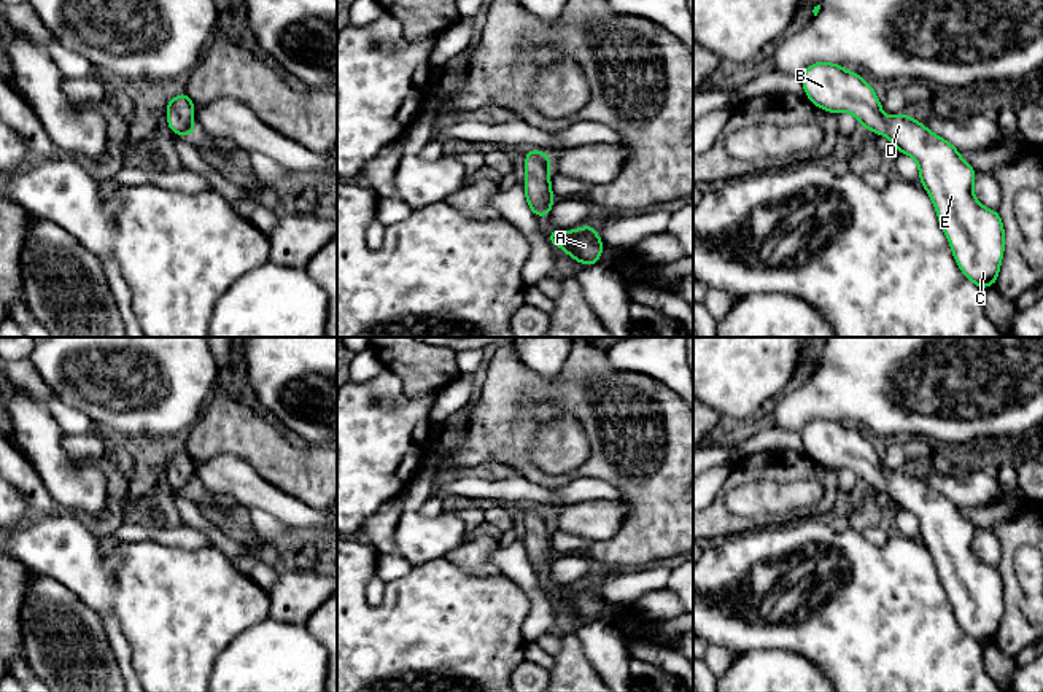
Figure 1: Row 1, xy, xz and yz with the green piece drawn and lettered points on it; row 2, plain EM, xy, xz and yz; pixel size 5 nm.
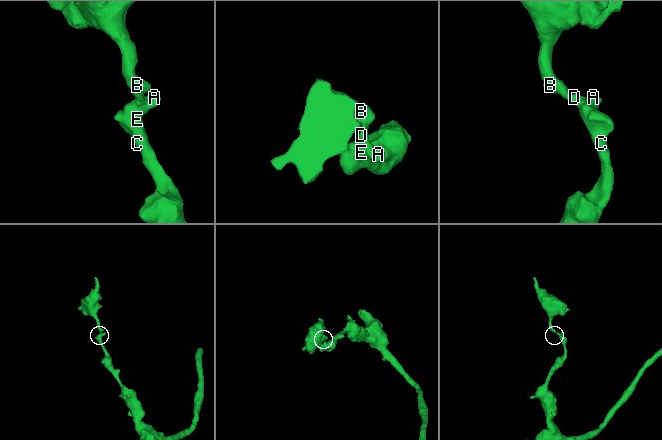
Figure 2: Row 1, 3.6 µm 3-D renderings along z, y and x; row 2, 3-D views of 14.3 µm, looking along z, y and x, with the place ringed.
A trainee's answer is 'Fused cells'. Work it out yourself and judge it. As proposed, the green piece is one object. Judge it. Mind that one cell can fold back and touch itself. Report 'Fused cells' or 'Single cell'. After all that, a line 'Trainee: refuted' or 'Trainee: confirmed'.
Single cell
Trainee: refuted

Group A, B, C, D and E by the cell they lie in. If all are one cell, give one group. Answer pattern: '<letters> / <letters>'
A B C D E

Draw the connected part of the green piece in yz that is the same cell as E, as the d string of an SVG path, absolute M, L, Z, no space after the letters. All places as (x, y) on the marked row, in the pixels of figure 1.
M812 62L801 73L801 83L816 107L854 115L862 129L889 137L894 150L917 161L921 185L930 194L962 274L979 290L997 285L1005 250L1003 223L998 212L976 200L976 170L959 150L906 113L886 119L873 86L839 64Z

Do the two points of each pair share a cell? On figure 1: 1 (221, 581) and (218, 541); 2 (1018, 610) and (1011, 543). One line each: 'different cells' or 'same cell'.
1: different cells
2: same cell

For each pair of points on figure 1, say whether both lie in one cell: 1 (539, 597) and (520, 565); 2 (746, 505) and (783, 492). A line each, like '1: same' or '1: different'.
1: same
2: same

